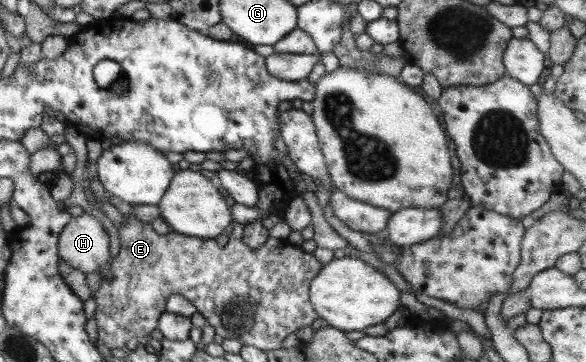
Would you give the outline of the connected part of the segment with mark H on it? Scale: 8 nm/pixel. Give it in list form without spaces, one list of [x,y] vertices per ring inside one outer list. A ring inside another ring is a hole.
[[[76,210],[72,220],[58,237],[59,259],[84,275],[99,272],[102,280],[110,280],[108,235],[97,219]]]

